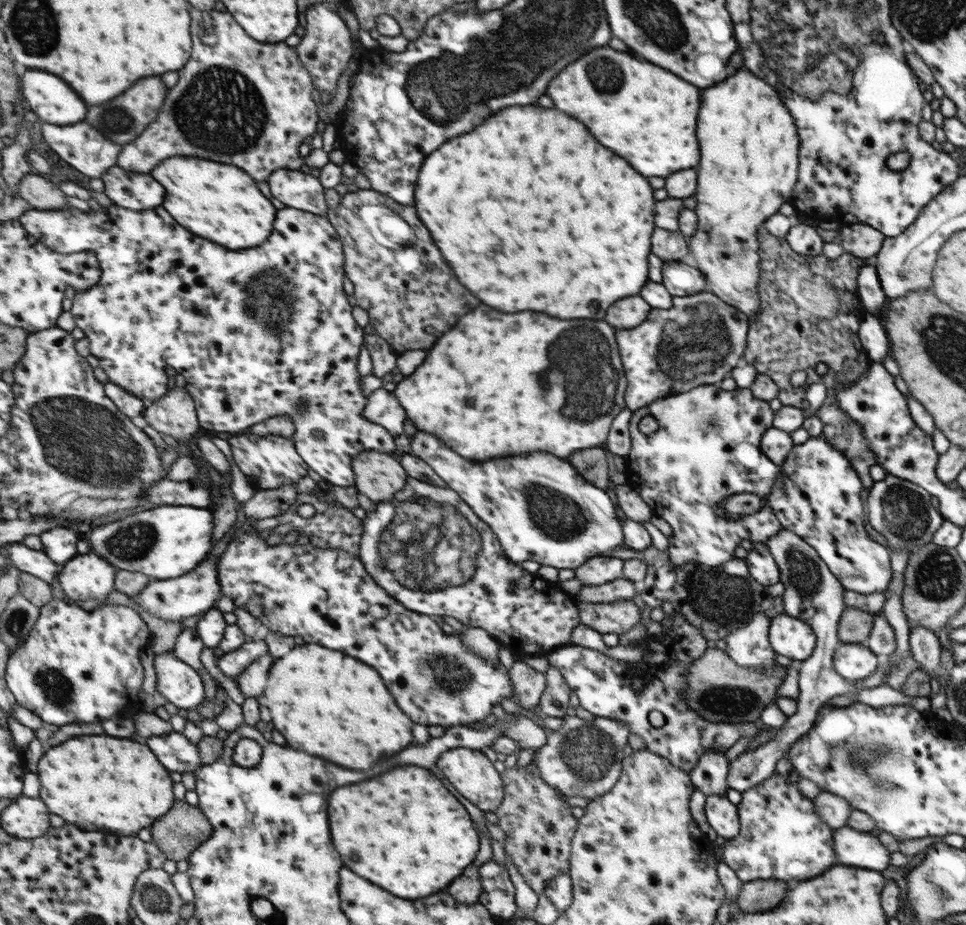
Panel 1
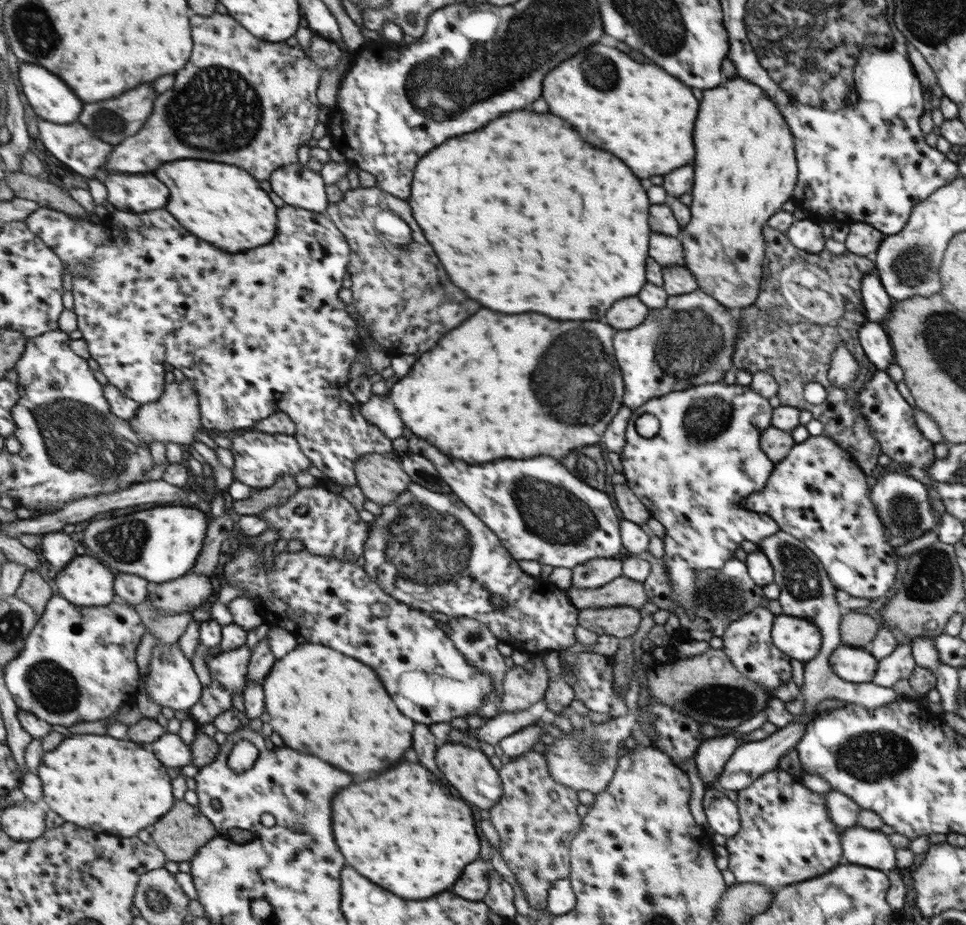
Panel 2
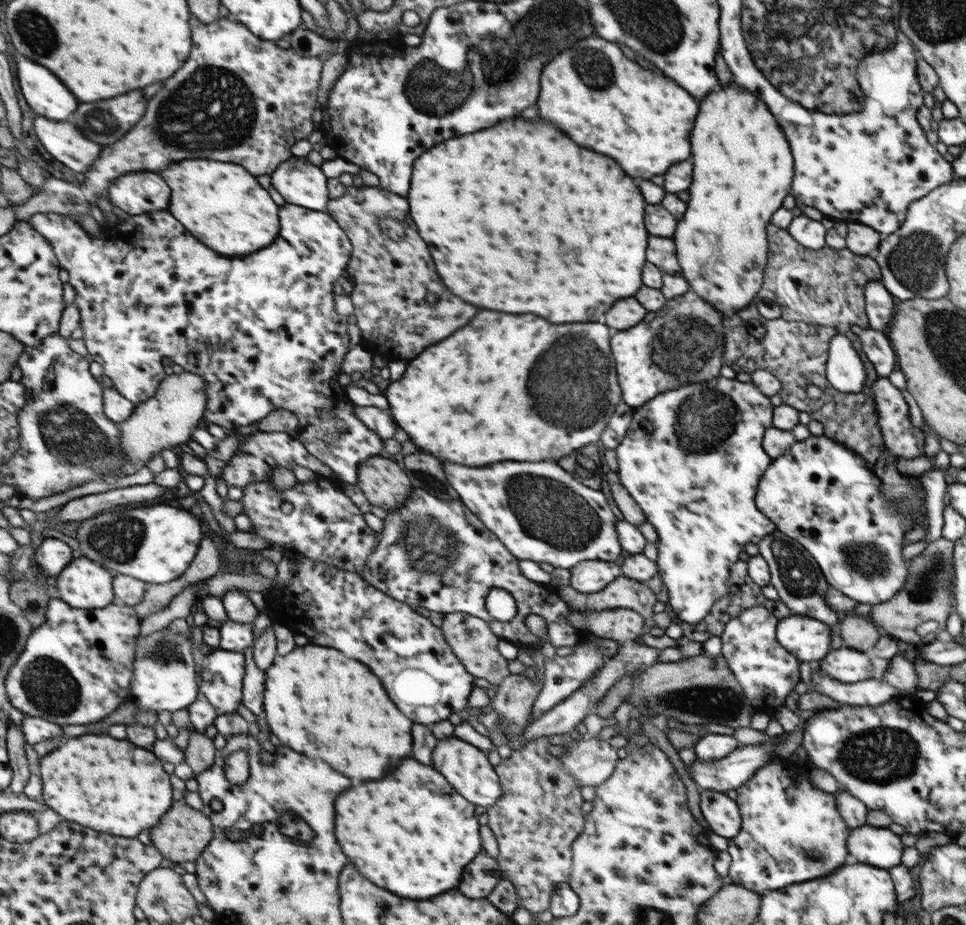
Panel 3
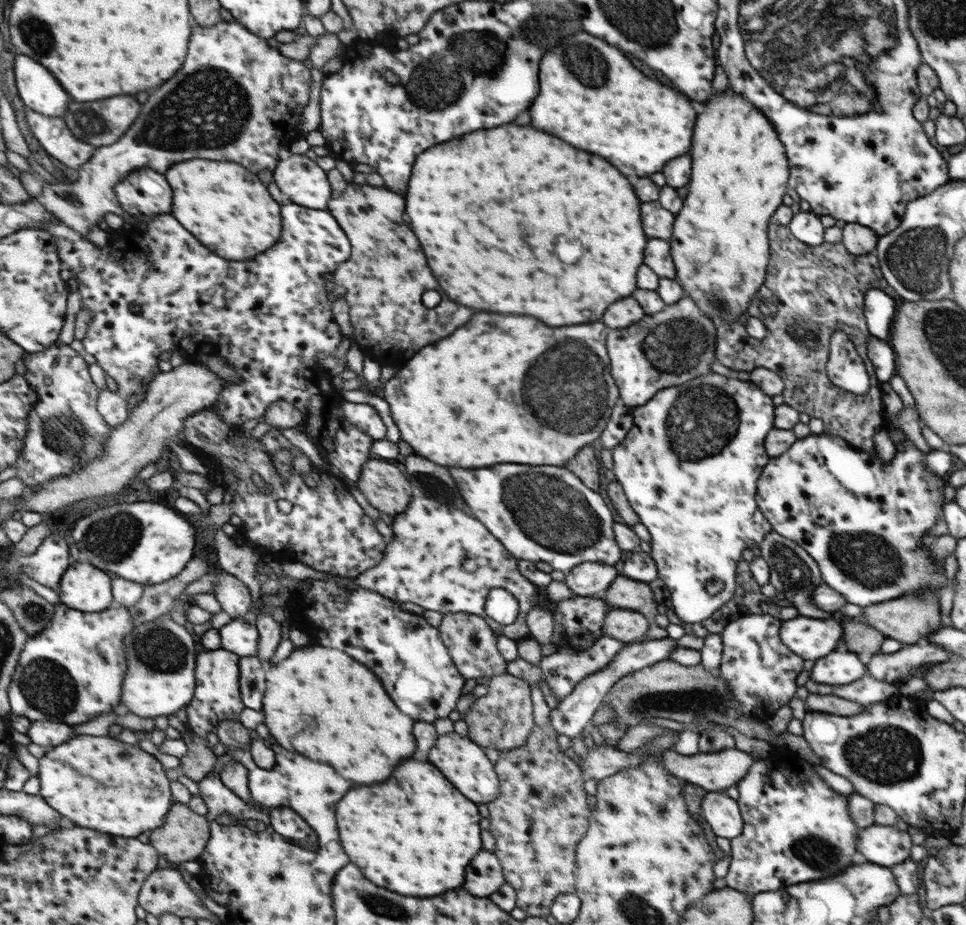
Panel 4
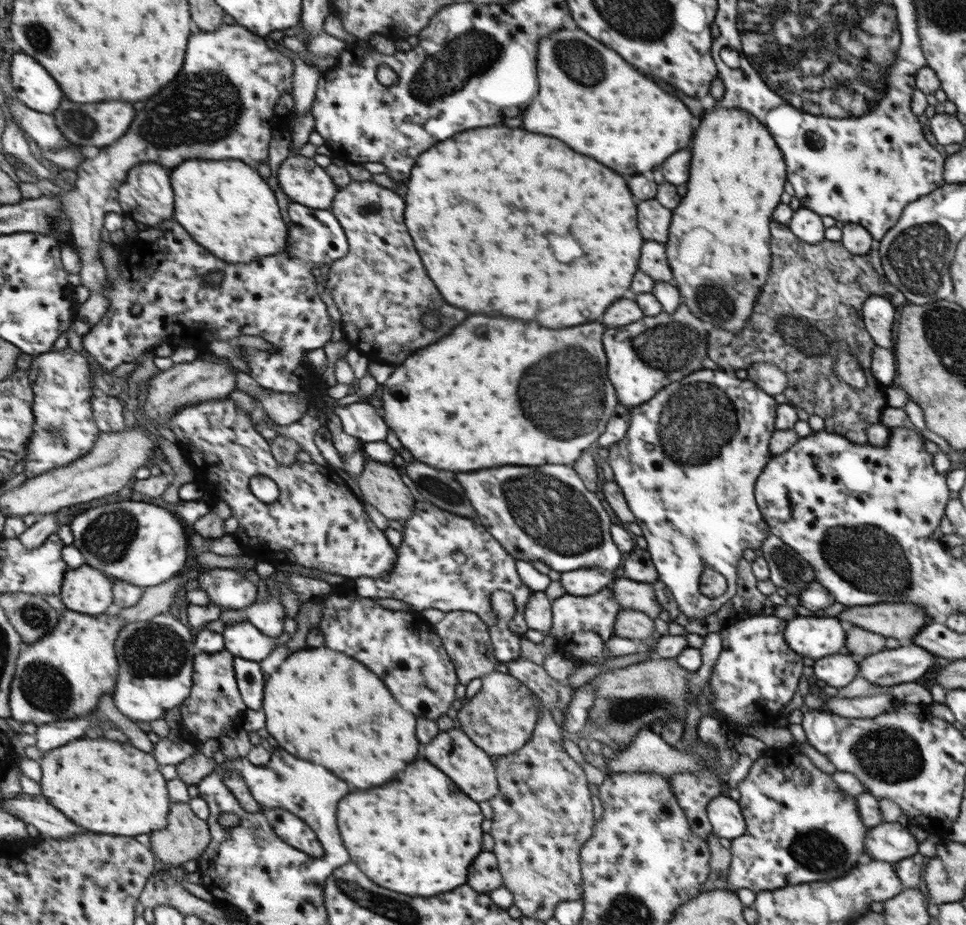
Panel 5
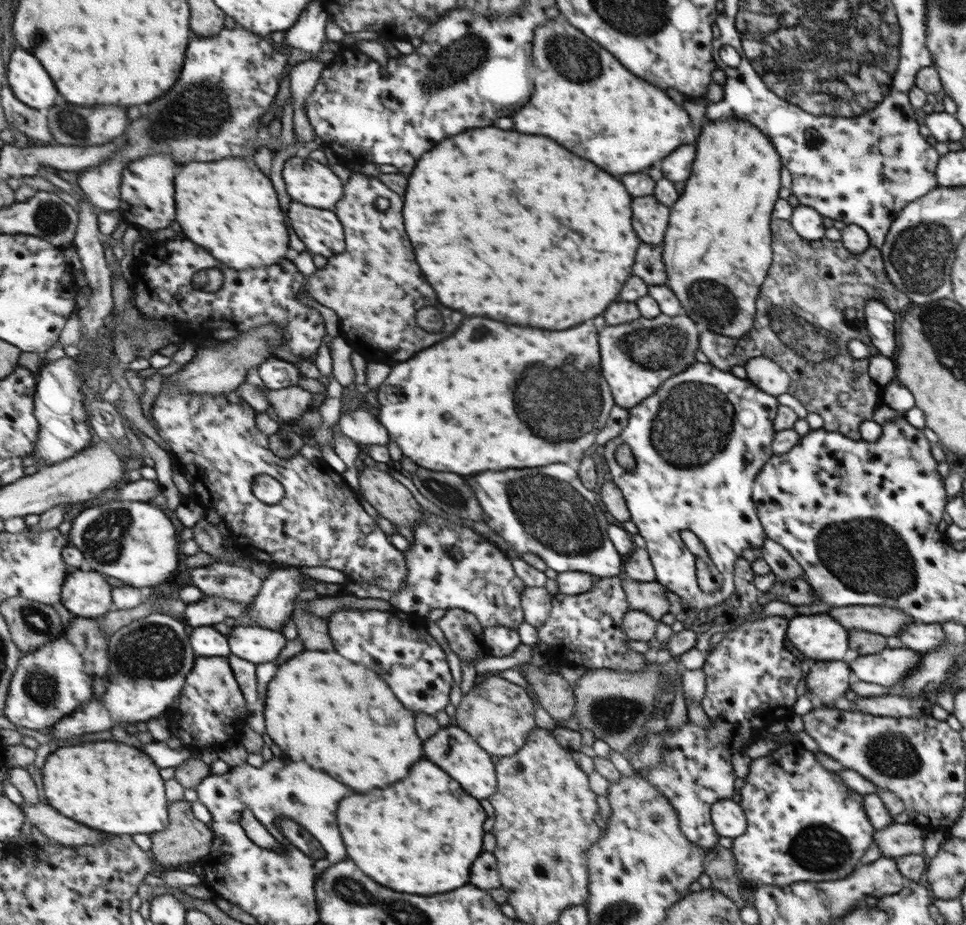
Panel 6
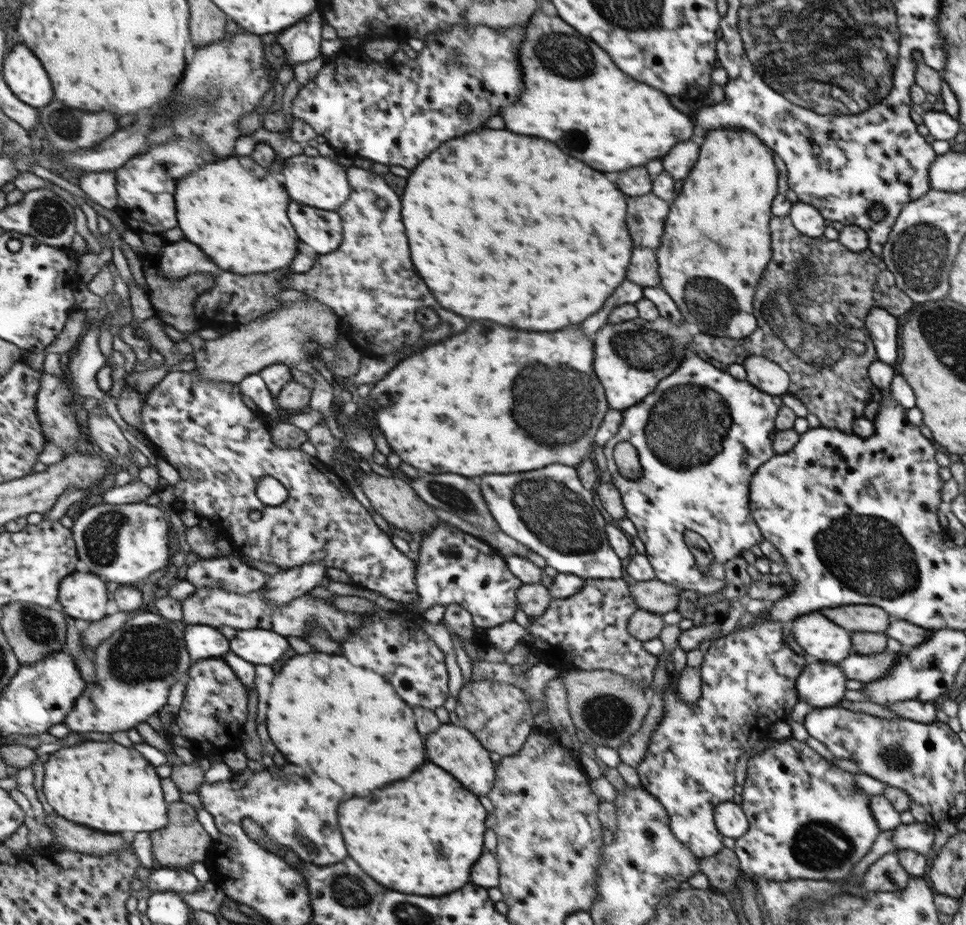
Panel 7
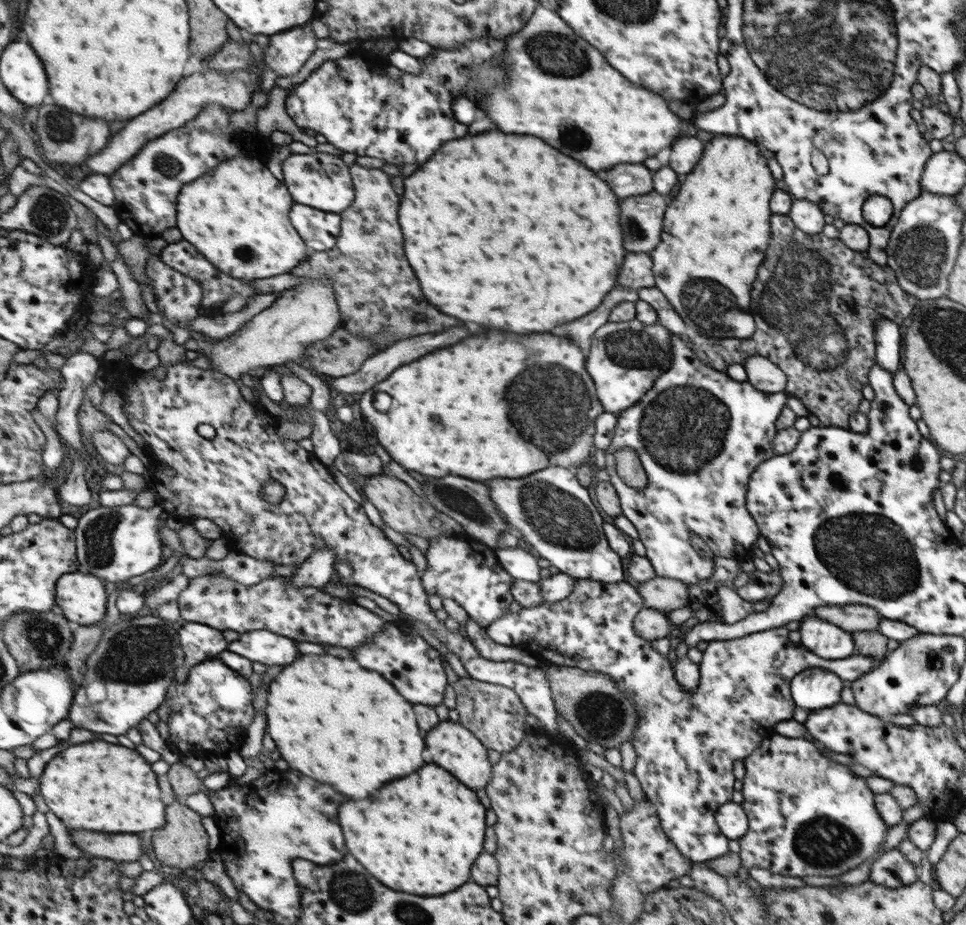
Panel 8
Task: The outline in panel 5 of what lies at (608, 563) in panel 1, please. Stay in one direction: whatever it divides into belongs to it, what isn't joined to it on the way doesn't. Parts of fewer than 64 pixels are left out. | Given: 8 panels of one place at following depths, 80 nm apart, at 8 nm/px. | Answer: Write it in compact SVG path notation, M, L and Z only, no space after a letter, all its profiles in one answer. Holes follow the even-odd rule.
M589 567L562 572L558 581L571 596L591 596L608 586L615 577L612 572Z

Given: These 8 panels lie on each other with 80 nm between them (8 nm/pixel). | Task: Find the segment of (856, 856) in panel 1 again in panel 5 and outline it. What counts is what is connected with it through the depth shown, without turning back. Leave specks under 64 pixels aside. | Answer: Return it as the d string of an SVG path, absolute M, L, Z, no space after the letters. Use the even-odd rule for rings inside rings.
M897 821L881 822L867 830L865 852L870 860L897 863L916 854L917 844L907 826L903 827Z

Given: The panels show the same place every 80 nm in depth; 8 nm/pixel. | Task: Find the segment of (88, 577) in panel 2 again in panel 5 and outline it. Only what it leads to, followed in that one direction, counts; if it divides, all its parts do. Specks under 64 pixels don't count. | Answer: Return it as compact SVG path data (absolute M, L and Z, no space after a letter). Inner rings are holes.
M93 565L69 569L59 598L68 609L97 616L114 603L114 583Z

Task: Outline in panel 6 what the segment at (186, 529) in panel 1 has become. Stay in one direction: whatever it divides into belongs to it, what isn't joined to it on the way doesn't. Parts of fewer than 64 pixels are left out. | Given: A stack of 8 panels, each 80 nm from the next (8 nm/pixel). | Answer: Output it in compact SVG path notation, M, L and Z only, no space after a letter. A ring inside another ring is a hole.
M109 501L103 506L95 505L82 511L72 521L69 537L78 548L84 560L79 569L97 570L110 576L111 580L123 580L121 584L134 586L145 591L146 587L165 582L179 568L179 536L171 518L161 510L161 506L141 501Z

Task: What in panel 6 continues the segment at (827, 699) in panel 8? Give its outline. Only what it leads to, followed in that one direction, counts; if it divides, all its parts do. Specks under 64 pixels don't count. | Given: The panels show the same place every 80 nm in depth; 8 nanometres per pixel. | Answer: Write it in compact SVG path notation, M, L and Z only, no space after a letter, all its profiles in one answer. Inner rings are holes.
M839 660L809 662L805 674L805 691L810 691L824 707L839 698L849 686L849 666Z

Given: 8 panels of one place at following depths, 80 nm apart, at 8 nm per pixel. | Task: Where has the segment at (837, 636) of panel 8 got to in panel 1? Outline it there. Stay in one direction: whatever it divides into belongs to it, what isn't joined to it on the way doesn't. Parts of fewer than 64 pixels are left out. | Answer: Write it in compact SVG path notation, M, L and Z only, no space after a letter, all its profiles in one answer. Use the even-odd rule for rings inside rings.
M785 613L771 619L768 640L776 654L791 659L795 664L808 659L816 647L816 635L811 625Z

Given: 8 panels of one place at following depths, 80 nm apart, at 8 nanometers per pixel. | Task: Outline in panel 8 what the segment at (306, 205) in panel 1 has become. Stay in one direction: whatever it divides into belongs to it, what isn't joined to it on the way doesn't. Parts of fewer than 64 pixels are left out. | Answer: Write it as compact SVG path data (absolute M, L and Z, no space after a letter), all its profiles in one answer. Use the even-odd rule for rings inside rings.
M315 152L293 154L285 163L285 184L298 204L305 204L325 212L341 214L356 202L357 190L353 181L352 168L349 168L341 156Z

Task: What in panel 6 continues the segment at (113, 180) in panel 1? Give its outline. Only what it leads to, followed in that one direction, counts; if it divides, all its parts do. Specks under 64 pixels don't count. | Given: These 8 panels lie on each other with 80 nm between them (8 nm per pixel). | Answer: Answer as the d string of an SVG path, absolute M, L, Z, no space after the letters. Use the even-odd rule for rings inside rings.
M162 153L134 160L124 170L124 180L121 184L120 215L123 220L145 229L147 232L163 230L177 224L175 220L175 176L181 164L172 154Z

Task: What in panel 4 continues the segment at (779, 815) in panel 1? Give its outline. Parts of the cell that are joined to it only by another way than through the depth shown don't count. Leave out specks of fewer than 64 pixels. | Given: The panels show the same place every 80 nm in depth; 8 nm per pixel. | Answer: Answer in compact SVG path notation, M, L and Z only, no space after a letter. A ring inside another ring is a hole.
M757 759L749 767L747 774L736 783L738 798L741 800L740 816L745 816L745 836L737 836L737 840L730 840L730 863L725 876L725 884L729 888L737 889L747 894L776 891L781 887L789 887L792 884L807 883L807 880L817 878L829 878L831 874L841 874L849 868L851 856L857 849L857 836L859 828L856 828L852 820L847 797L833 792L827 788L815 774L799 766L795 760L795 766L791 766L791 772L785 774L785 770L779 770L779 766L773 760Z

